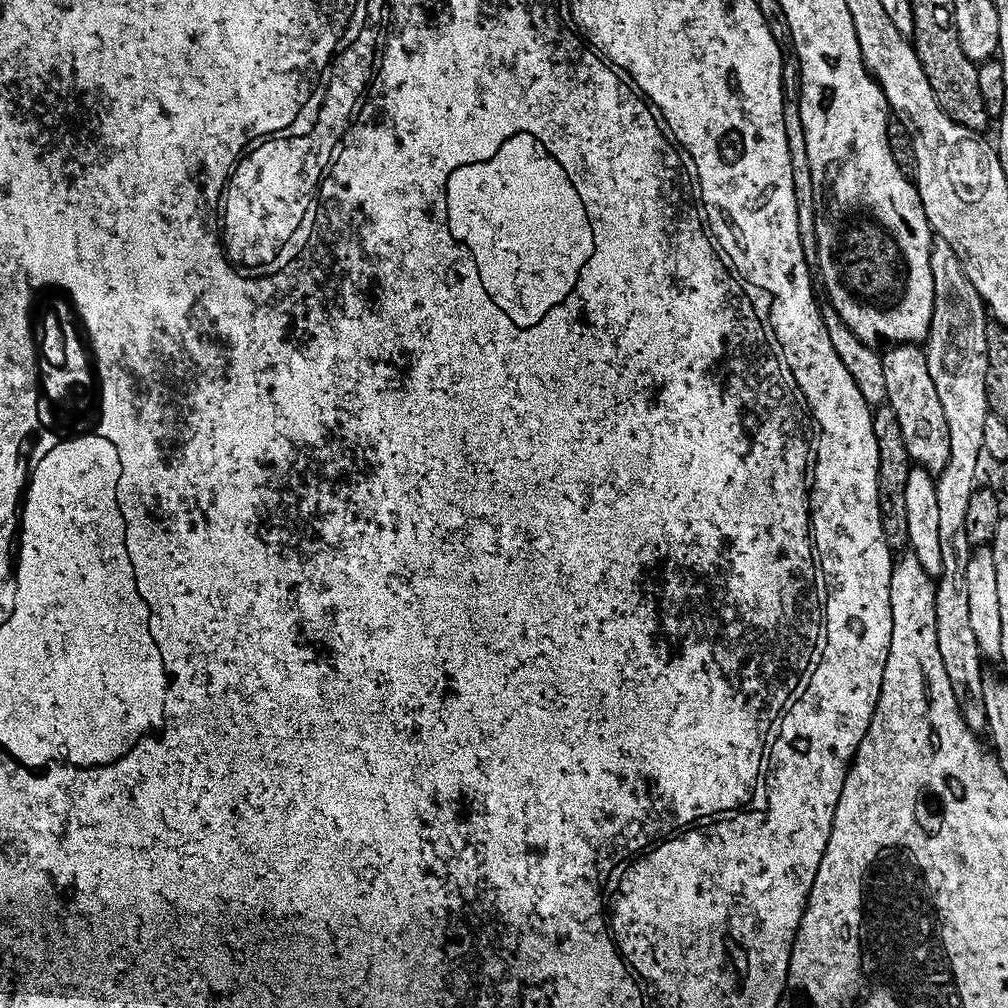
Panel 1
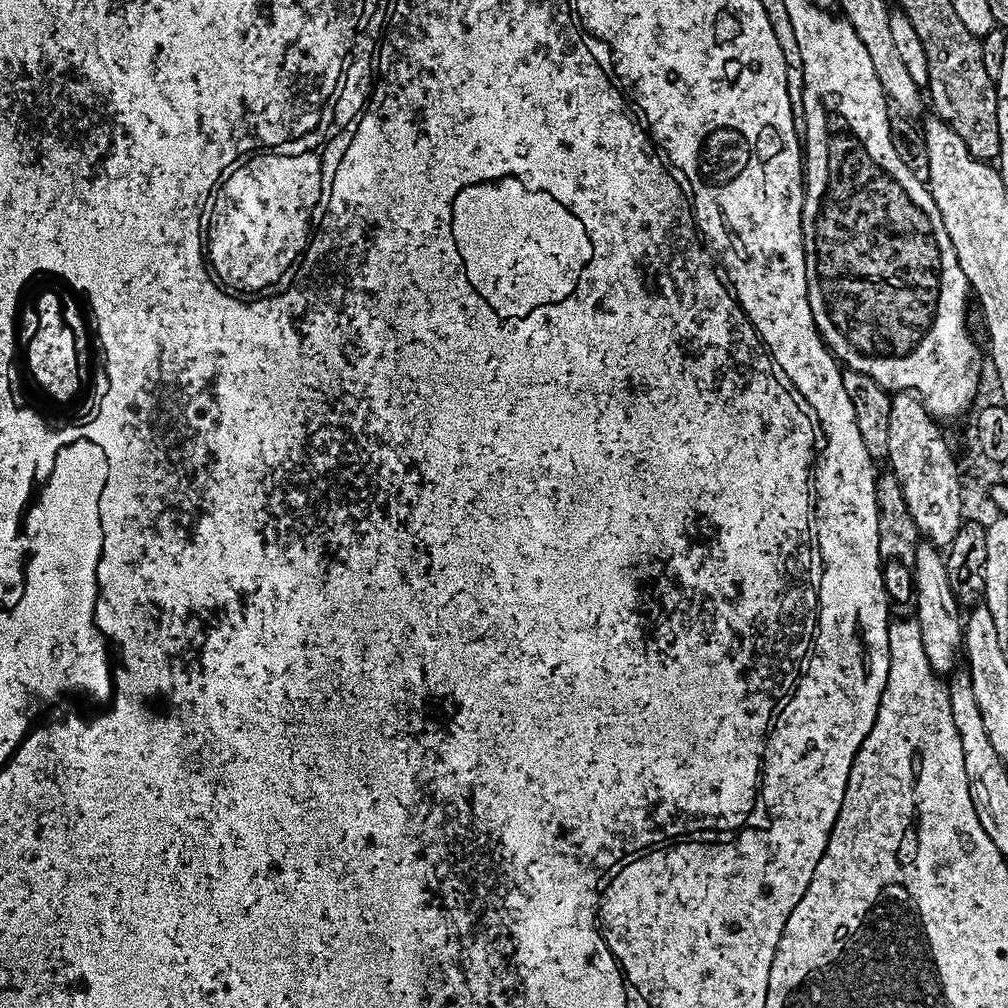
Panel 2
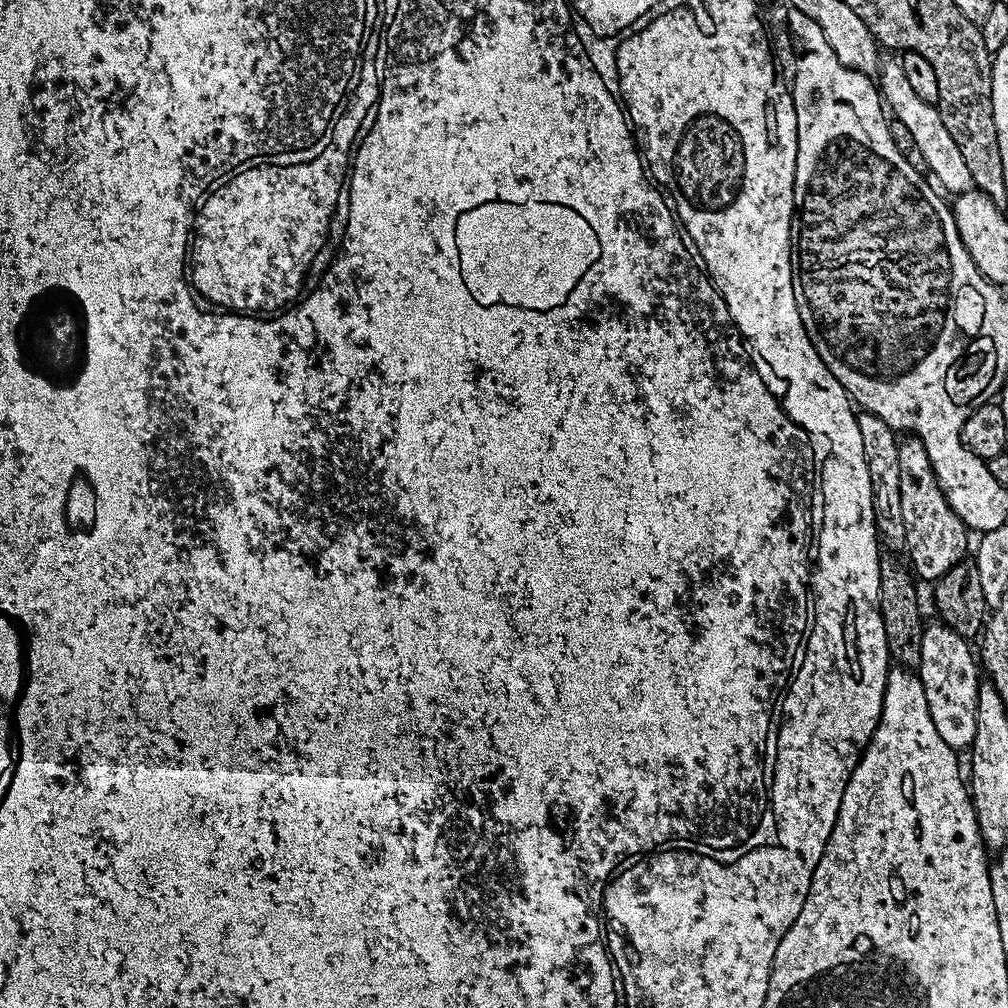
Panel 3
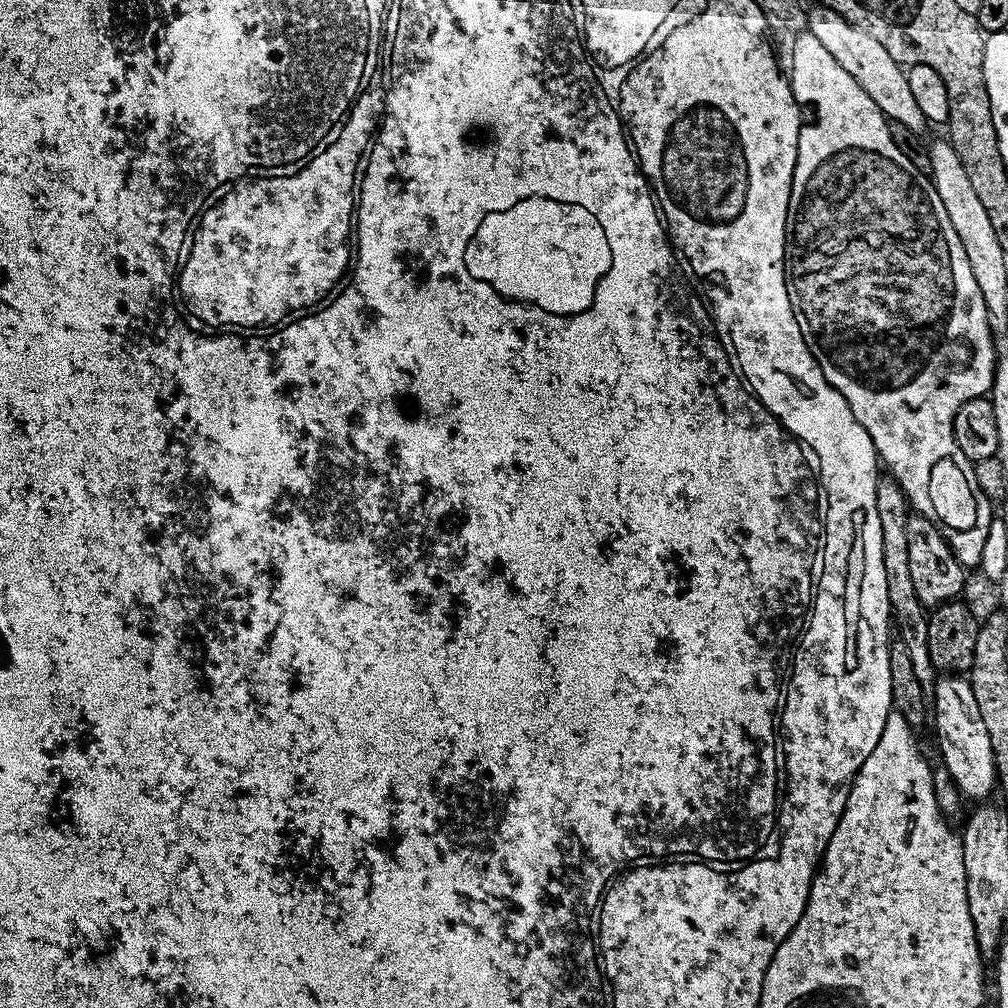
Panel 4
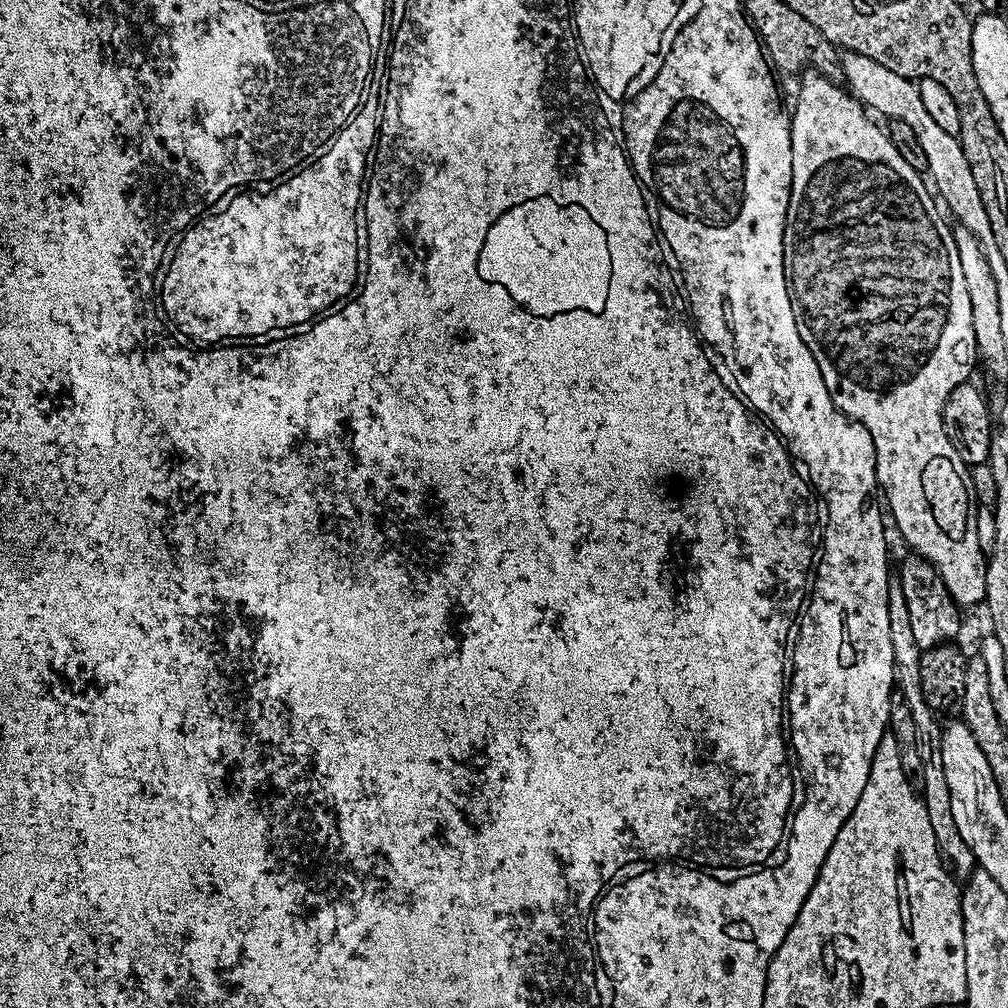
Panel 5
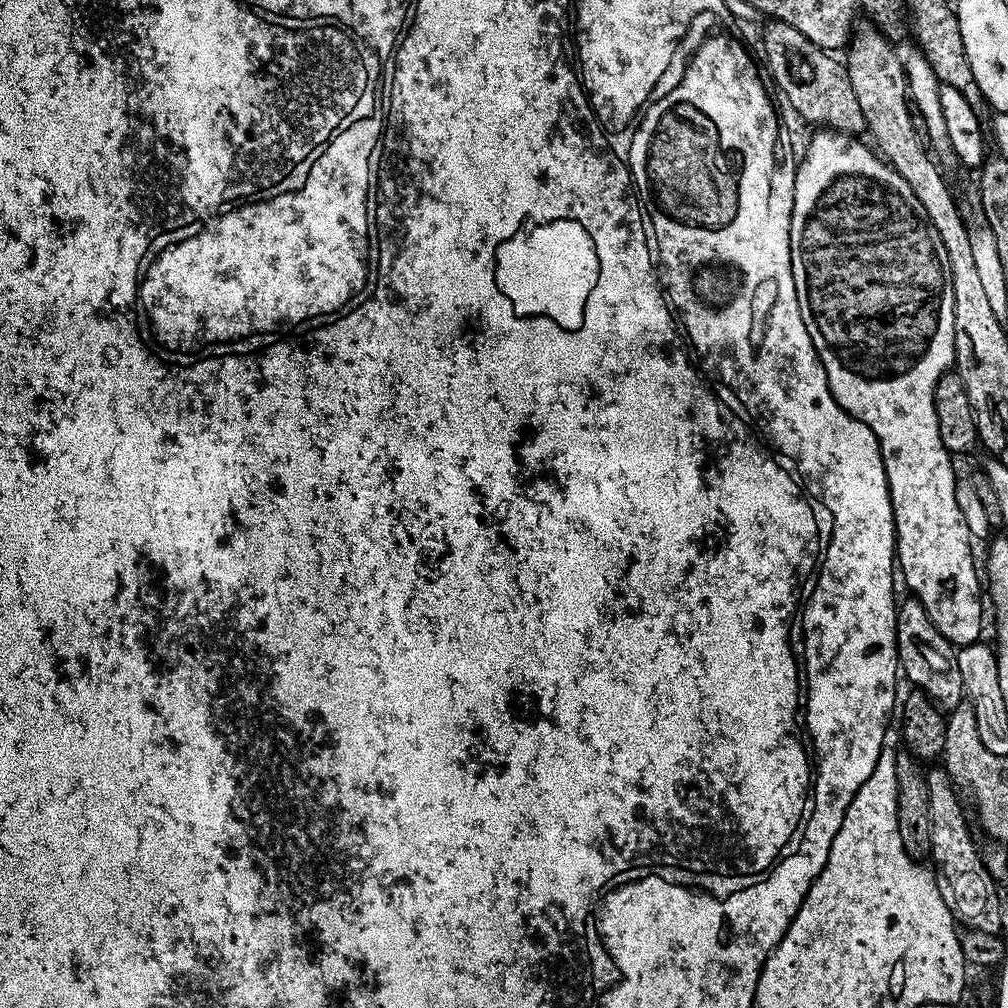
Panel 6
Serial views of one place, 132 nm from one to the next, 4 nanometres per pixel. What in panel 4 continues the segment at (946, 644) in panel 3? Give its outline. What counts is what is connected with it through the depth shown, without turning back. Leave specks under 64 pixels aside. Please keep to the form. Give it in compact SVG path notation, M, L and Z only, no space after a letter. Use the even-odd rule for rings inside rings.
M960 674L941 675L936 681L936 693L933 694L930 698L930 708L931 711L934 713L934 720L936 716L936 740L938 743L940 743L939 759L946 766L946 770L948 771L948 773L951 774L952 783L960 789L961 793L963 793L963 795L967 797L967 799L969 796L970 799L976 800L972 802L980 802L983 801L985 798L991 797L988 795L990 795L991 792L993 795L994 789L997 787L998 784L998 781L996 779L996 767L994 766L994 754L992 753L992 747L990 746L990 734L986 734L986 726L982 722L982 714L978 714L978 702L974 699L974 690L972 689L971 683L969 683L969 681Z

